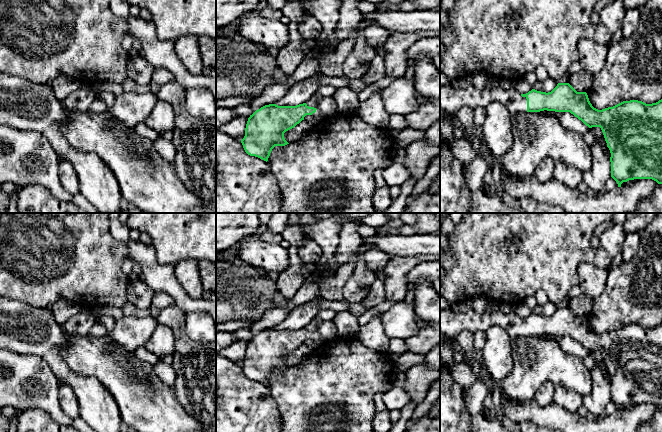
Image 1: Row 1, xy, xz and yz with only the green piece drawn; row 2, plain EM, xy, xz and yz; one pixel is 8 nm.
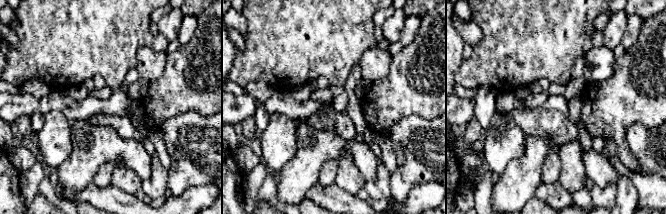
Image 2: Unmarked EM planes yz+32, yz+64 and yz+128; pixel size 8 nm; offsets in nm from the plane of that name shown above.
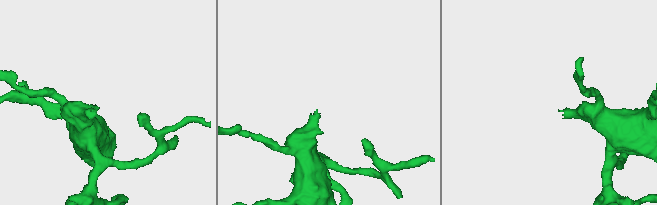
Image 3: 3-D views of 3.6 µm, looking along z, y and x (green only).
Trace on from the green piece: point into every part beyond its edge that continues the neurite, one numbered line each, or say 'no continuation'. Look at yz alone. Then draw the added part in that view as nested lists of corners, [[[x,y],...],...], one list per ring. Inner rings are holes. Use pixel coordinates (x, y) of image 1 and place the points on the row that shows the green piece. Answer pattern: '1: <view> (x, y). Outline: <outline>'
1: yz (452, 99). Outline: [[[440,86],[440,108],[450,116],[456,115],[463,106],[472,109],[485,108],[489,103],[498,101],[506,106],[510,114],[527,111],[527,99],[515,89],[505,90],[500,87],[490,90],[478,90],[470,86],[457,89],[452,86]]]

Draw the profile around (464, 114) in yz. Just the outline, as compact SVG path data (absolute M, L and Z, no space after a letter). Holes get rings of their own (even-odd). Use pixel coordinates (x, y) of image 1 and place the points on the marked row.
M463 106L456 113L456 117L460 120L465 132L471 132L475 130L474 123L472 121L472 108Z

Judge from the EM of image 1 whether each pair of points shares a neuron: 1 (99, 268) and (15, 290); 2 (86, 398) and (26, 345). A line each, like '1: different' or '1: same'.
1: same
2: same

